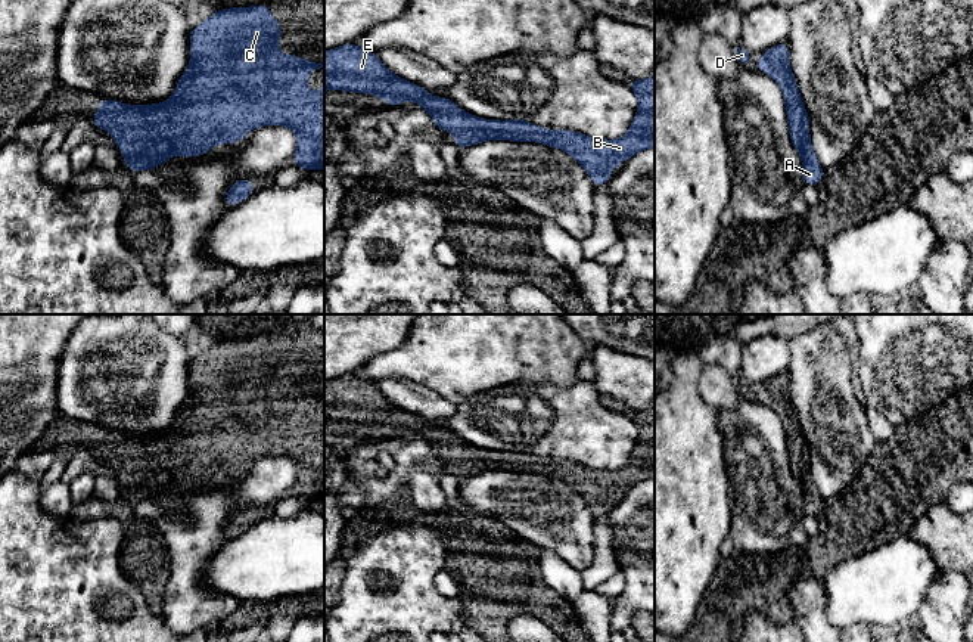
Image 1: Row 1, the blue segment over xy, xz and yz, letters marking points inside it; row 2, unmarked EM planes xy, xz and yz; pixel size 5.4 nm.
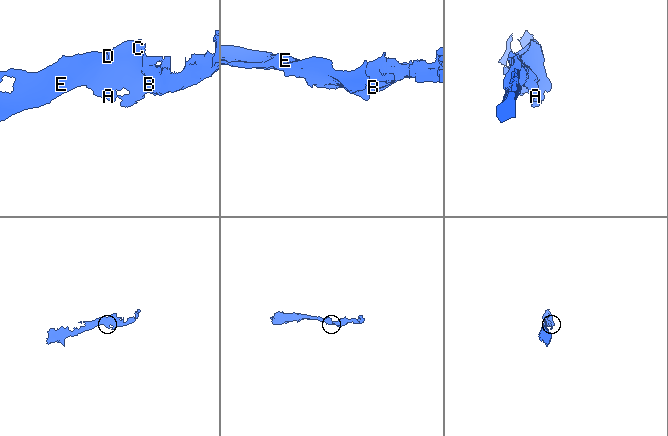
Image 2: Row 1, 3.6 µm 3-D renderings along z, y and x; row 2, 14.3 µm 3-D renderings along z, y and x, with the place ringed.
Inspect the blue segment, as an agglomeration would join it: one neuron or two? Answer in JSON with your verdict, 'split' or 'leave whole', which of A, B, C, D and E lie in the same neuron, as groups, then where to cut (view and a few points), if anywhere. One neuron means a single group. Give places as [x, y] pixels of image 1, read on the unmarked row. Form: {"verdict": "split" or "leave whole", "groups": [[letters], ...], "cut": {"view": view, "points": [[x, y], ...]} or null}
{"verdict": "leave whole", "groups": [["A", "B", "C", "D", "E"]], "cut": null}

